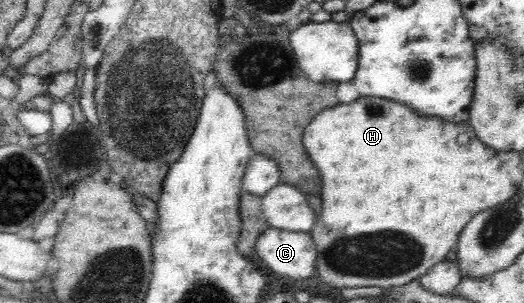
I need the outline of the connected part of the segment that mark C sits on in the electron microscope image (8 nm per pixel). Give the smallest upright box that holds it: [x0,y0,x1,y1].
[253,226,316,278]

